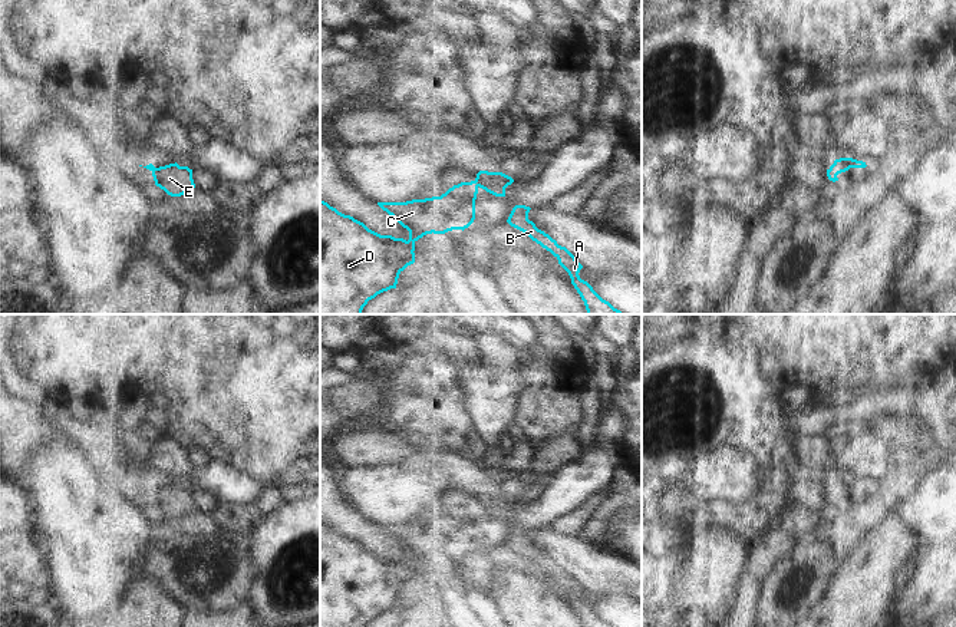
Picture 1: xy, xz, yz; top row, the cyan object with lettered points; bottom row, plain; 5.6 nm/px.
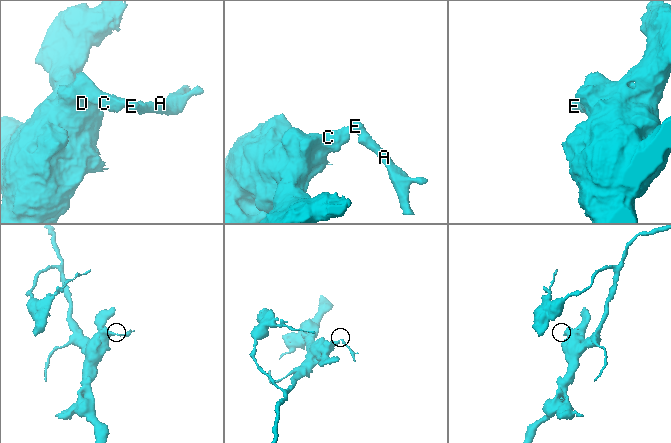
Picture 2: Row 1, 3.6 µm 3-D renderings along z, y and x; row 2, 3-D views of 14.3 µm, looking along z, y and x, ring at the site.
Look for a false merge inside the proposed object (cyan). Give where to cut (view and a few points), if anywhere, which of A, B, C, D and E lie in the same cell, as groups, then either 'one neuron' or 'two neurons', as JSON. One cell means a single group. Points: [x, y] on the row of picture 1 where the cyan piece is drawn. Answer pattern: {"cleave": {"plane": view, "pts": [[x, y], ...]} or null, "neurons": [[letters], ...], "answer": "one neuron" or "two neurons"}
{"cleave": {"plane": "xz", "pts": [[474, 181], [478, 185]]}, "neurons": [["A", "B", "E"], ["C", "D"]], "answer": "two neurons"}

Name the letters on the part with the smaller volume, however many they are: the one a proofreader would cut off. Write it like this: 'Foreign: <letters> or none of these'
Foreign: A, B, E

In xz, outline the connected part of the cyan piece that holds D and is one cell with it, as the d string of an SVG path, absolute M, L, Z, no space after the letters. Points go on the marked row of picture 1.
M461 182L449 188L441 197L412 199L406 202L378 202L403 228L409 231L409 240L380 235L369 230L363 222L339 212L320 199L320 314L362 314L363 307L378 294L396 288L399 274L415 263L415 242L426 234L445 234L452 230L465 230L475 220L475 199L478 184Z

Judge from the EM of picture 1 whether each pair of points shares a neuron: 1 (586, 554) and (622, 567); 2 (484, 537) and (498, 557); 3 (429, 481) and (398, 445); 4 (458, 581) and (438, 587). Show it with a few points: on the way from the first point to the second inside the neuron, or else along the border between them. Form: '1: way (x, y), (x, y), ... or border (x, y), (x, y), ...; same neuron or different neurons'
1: way (594, 563), (599, 567), (613, 567); same neuron
2: border (505, 543), (490, 545), (485, 550); different neurons
3: border (424, 458), (408, 464), (379, 464); different neurons
4: way (454, 581), (442, 583); same neuron

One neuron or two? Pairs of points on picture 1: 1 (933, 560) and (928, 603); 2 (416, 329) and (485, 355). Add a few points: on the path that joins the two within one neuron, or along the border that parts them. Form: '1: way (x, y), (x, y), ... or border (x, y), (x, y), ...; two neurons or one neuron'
1: way (933, 570), (933, 583), (928, 593); one neuron
2: border (495, 333), (471, 336), (464, 346); two neurons

